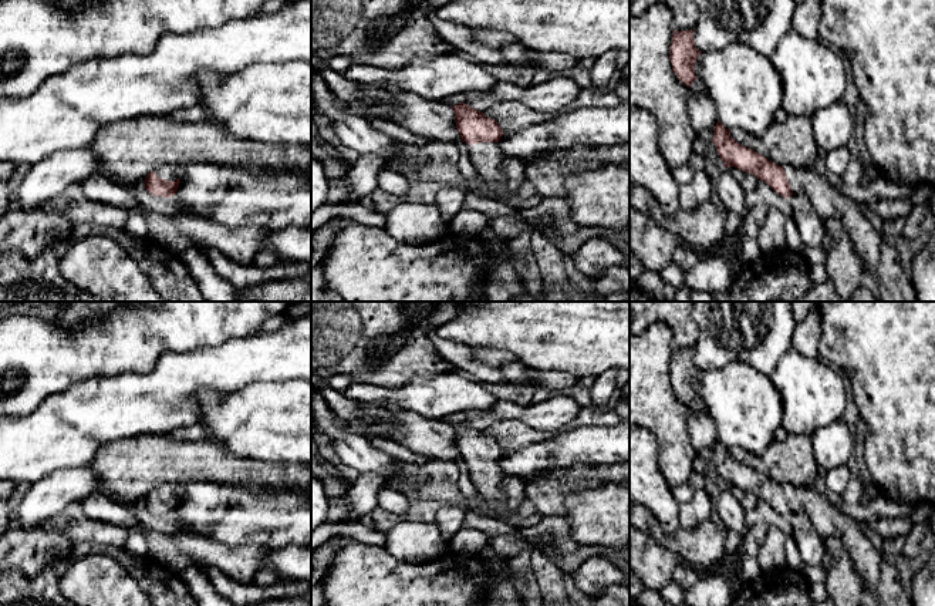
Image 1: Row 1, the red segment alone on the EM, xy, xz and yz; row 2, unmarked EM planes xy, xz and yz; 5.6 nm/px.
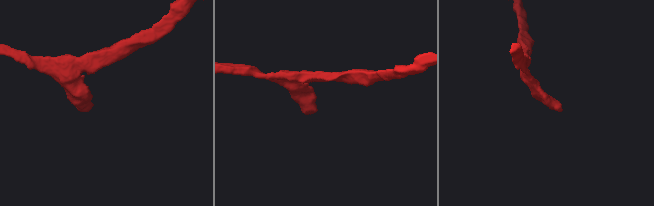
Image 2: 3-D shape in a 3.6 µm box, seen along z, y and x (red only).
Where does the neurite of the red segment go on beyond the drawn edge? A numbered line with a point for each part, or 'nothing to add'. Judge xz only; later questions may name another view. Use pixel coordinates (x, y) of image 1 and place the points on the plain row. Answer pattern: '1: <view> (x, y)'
1: xz (505, 494)

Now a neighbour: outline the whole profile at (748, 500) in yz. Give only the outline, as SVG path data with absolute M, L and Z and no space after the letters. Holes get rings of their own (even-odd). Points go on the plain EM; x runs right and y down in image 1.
M730 485L729 489L733 494L733 496L742 504L742 506L746 512L752 511L755 508L756 501L757 501L755 494L747 492L742 488L737 488L735 485Z

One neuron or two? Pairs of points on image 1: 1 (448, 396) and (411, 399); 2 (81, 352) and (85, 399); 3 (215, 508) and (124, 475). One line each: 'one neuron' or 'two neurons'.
1: one neuron
2: two neurons
3: two neurons

